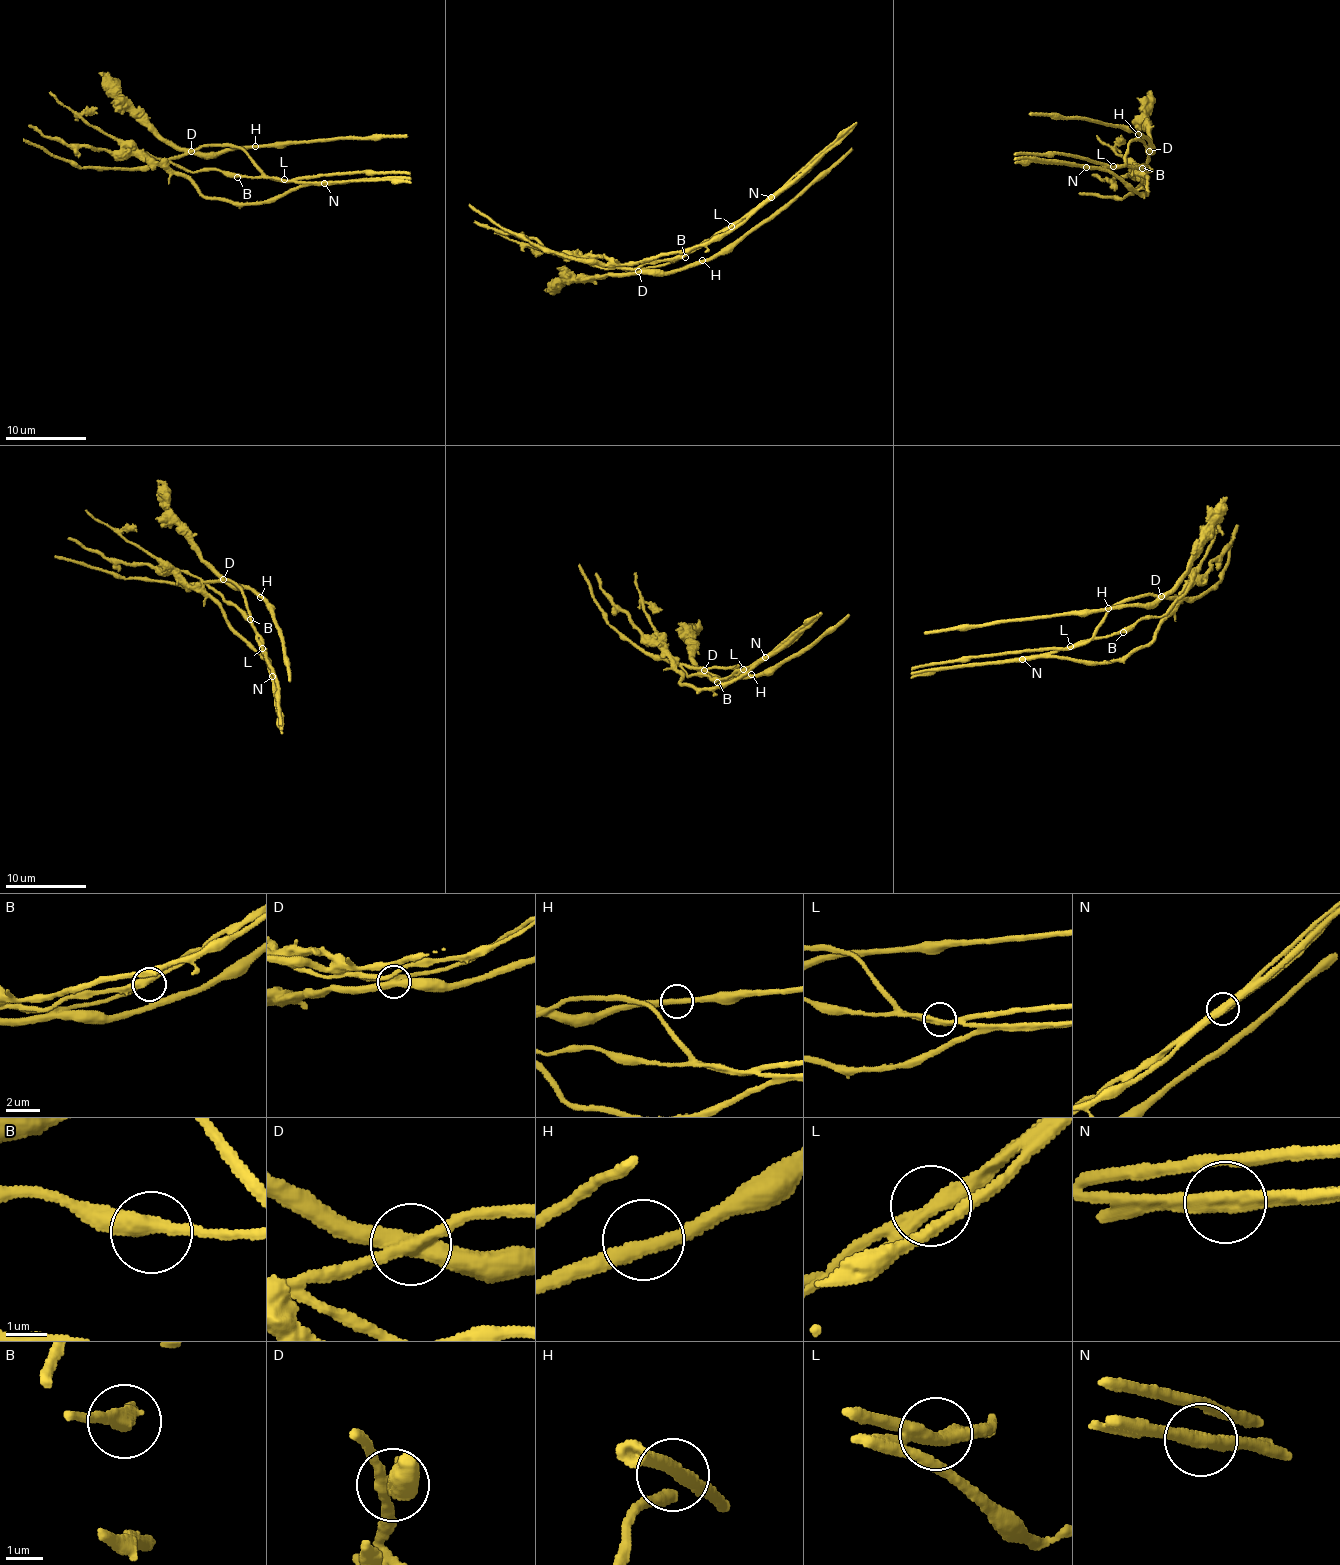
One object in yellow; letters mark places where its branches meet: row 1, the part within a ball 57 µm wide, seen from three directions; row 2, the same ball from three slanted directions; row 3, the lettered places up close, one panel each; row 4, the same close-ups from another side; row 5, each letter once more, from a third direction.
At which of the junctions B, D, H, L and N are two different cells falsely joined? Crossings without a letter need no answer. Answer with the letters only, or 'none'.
D, L, N

